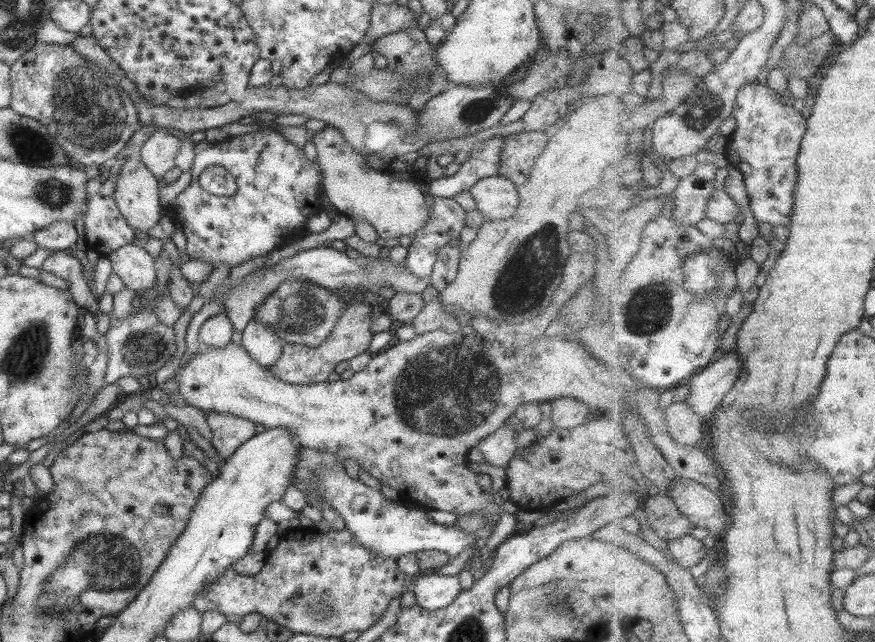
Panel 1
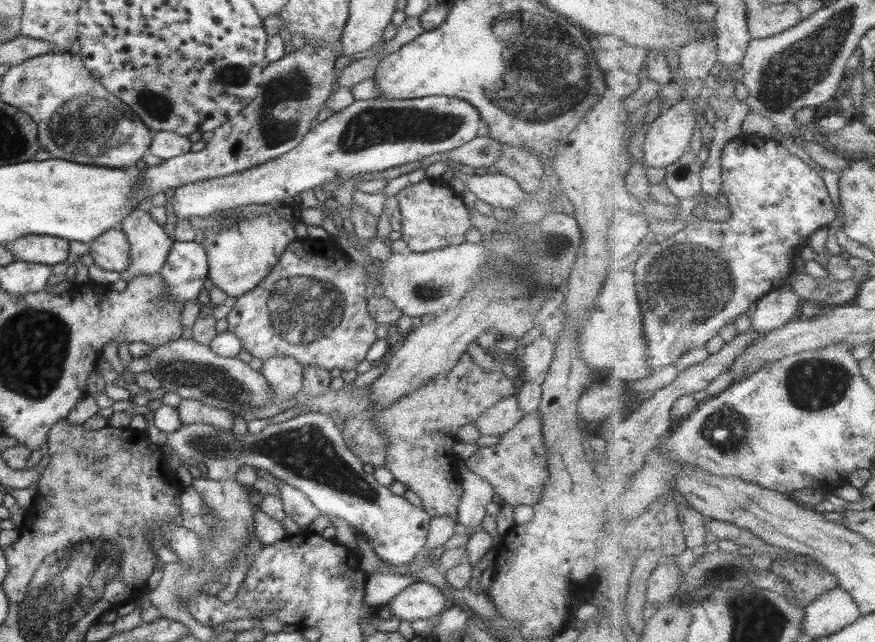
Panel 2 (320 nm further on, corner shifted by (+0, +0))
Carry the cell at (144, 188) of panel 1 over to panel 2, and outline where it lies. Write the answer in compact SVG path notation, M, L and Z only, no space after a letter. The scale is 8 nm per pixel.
M146 207L131 210L119 230L129 243L129 264L119 273L120 279L127 283L140 274L158 273L173 242L152 220Z

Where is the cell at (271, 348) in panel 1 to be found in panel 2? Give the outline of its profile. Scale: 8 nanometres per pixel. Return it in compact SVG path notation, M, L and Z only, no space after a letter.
M271 356L263 361L259 373L269 383L276 400L286 400L300 391L303 367L290 356Z

